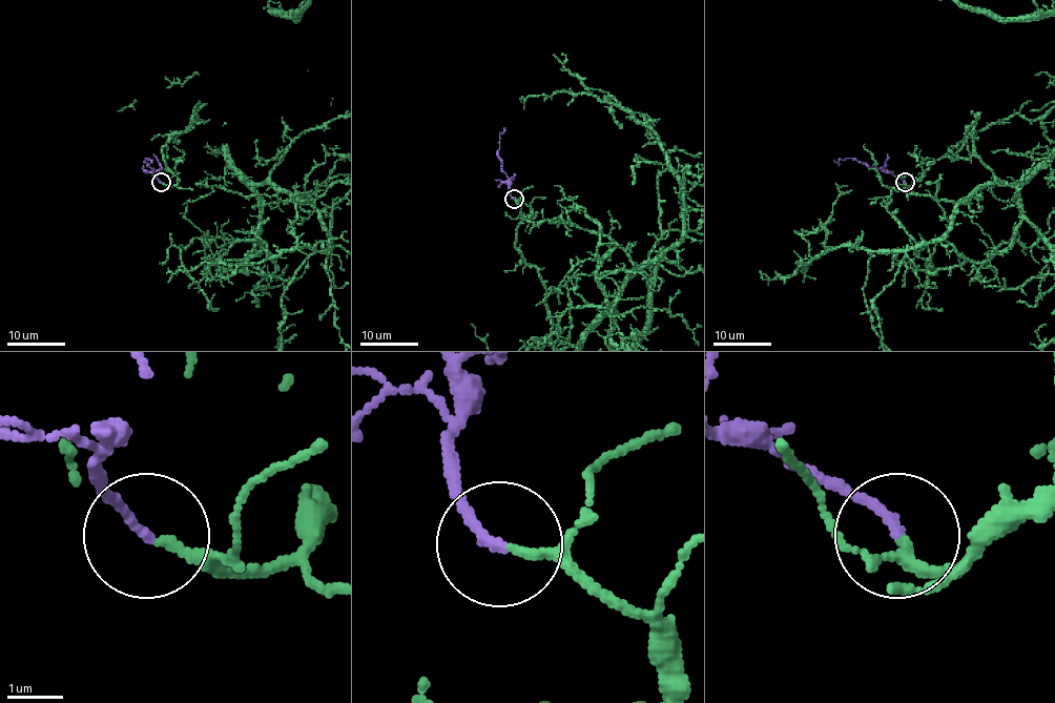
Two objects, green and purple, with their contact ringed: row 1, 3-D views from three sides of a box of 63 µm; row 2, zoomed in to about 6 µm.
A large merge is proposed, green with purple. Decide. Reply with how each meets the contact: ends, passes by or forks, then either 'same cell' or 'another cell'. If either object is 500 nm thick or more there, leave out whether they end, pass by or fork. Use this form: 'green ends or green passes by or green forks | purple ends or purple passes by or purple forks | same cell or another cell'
green passes by | purple ends | same cell

